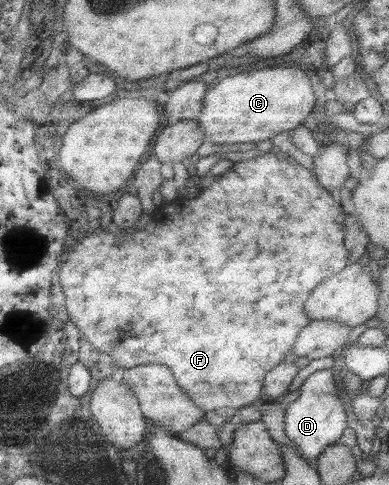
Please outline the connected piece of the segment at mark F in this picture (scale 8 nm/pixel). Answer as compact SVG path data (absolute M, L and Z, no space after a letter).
M276 150L261 153L255 160L249 162L235 162L225 174L221 174L205 192L195 198L181 200L179 206L177 197L174 201L156 207L147 226L141 232L131 232L127 238L111 236L109 232L95 232L87 238L81 238L73 244L65 254L59 270L59 284L65 294L65 310L71 324L95 350L105 352L111 358L115 367L131 368L139 364L161 364L171 370L177 386L189 397L189 400L203 412L218 408L233 408L256 404L262 395L262 380L265 373L281 360L289 358L289 352L294 338L309 322L303 314L303 302L309 292L325 278L337 274L347 264L347 250L343 248L343 212L339 204L317 184L315 176L295 164L291 158Z

